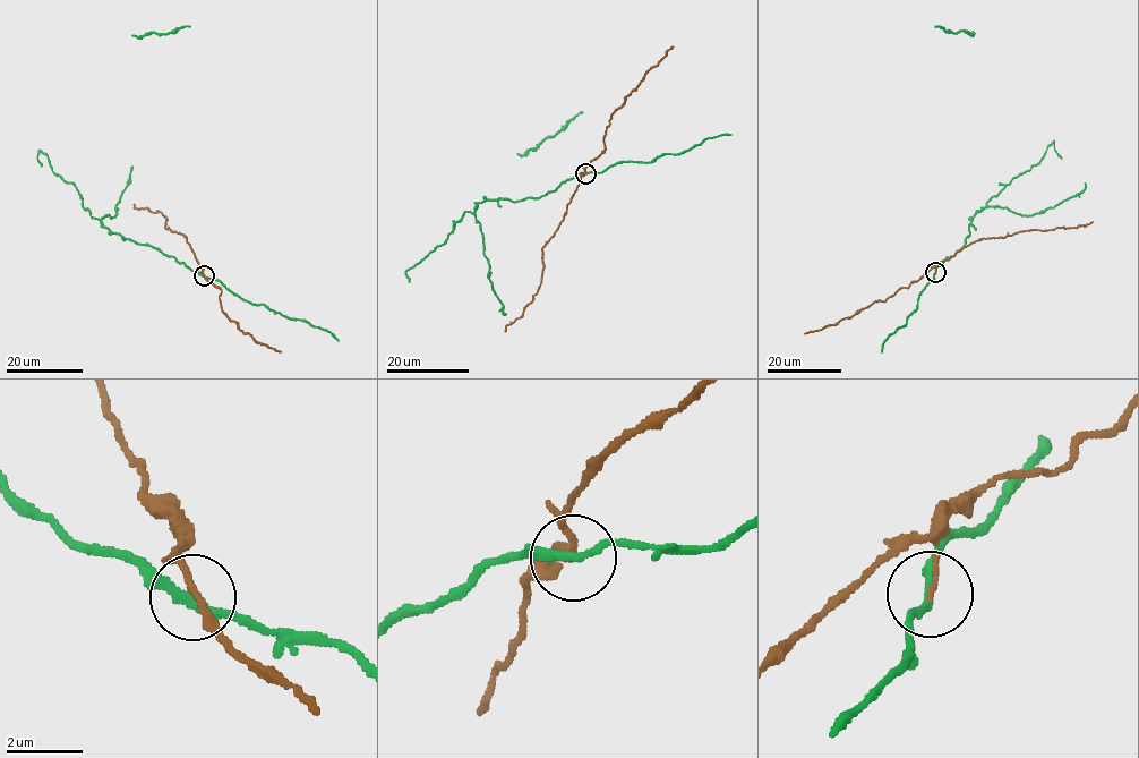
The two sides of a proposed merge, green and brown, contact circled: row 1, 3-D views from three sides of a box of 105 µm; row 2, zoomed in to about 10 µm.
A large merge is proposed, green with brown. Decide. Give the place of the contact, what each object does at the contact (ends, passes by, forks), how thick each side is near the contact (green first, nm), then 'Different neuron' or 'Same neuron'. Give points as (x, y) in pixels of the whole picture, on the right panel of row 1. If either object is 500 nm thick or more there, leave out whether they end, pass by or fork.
Place: (935, 272). At the ring green passes by. At the ring brown ends. Thickness 240 nm (green) against 130 nm. Different neuron

